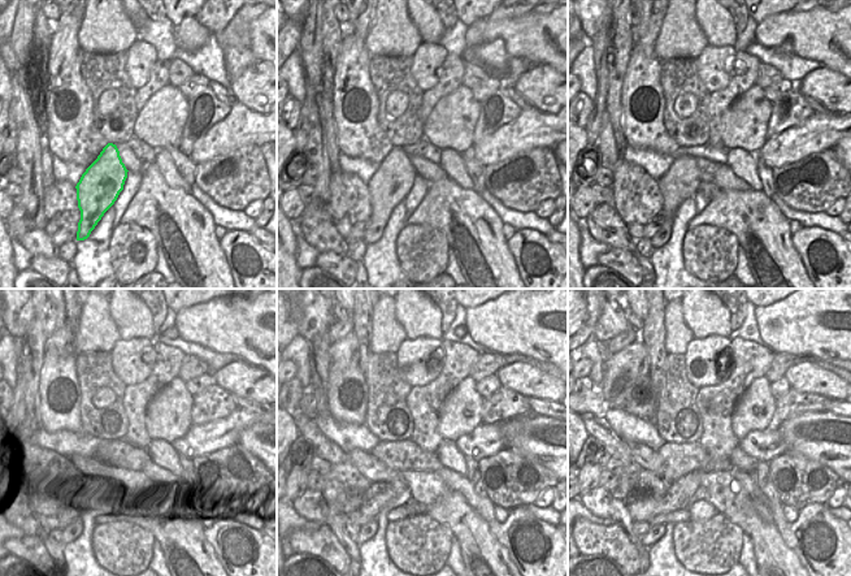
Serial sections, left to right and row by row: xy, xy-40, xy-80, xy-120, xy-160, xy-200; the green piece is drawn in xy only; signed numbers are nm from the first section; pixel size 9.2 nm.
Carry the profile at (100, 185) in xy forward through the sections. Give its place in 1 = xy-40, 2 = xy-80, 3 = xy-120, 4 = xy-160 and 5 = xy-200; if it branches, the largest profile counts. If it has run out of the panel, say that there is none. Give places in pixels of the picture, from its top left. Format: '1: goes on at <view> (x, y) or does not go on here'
1: goes on at xy-40 (389, 186)
2: goes on at xy-80 (682, 181)
3: goes on at xy-120 (94, 473)
4: goes on at xy-160 (380, 472)
5: goes on at xy-200 (656, 532)

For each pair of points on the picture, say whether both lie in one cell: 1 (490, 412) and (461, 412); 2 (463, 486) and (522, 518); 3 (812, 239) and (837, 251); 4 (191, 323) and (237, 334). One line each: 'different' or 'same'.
1: different
2: same
3: same
4: same

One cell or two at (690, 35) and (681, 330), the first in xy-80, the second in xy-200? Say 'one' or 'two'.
one

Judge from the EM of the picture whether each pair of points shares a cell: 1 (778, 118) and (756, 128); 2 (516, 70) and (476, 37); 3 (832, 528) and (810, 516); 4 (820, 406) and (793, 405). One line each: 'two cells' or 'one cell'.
1: two cells
2: two cells
3: one cell
4: one cell

